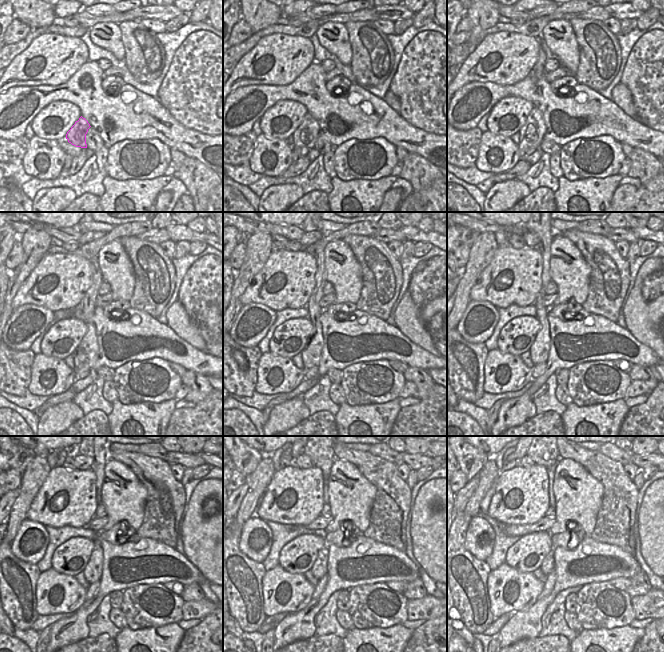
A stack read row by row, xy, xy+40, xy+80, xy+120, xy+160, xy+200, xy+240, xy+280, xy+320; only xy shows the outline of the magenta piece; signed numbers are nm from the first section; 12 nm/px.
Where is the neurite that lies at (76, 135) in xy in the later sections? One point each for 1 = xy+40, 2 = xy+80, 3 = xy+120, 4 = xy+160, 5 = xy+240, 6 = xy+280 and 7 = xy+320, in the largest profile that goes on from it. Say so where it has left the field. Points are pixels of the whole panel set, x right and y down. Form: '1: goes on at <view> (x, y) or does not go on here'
1: goes on at xy+40 (306, 135)
2: goes on at xy+80 (532, 133)
3: goes on at xy+120 (85, 355)
4: goes on at xy+160 (311, 354)
5: goes on at xy+240 (100, 456)
6: goes on at xy+280 (322, 456)
7: goes on at xy+320 (546, 456)

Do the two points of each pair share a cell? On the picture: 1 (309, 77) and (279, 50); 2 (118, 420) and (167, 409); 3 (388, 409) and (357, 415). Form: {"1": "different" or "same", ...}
{"1": "different", "2": "same", "3": "same"}

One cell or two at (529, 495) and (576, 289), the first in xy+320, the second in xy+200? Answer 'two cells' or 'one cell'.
two cells

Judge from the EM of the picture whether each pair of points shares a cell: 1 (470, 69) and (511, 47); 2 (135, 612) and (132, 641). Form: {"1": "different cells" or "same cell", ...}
{"1": "same cell", "2": "different cells"}

